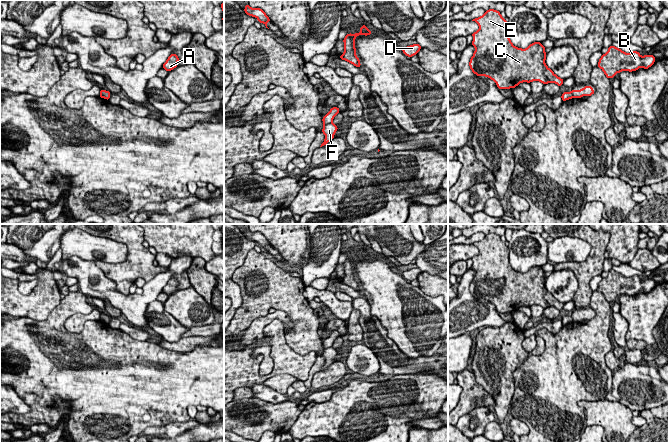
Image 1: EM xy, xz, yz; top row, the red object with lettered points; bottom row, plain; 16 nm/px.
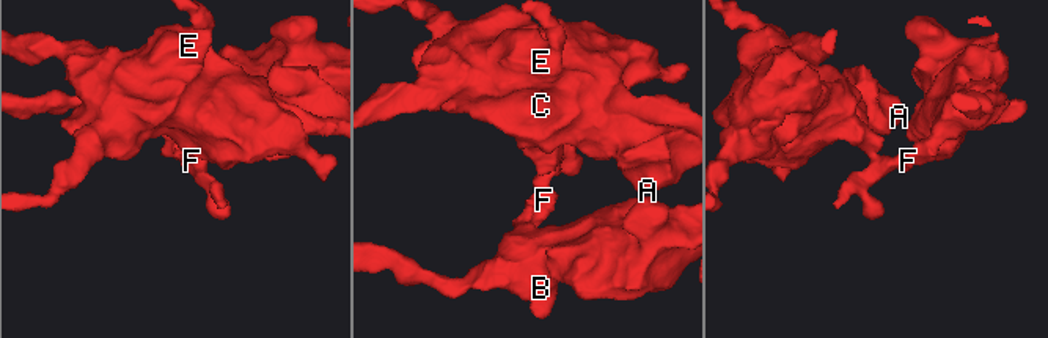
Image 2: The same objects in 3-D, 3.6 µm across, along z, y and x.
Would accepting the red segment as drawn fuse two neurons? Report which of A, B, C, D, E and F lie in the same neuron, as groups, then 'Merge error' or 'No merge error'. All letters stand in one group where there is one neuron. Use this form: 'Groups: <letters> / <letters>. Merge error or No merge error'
Groups: A C D E / B F. Merge error

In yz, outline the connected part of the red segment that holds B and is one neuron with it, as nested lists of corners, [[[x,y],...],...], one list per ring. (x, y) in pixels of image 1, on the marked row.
[[[610,46],[608,52],[599,59],[597,67],[601,68],[607,78],[613,78],[621,71],[636,71],[640,67],[648,69],[655,62],[653,55],[641,56],[638,51],[625,53],[621,49]]]

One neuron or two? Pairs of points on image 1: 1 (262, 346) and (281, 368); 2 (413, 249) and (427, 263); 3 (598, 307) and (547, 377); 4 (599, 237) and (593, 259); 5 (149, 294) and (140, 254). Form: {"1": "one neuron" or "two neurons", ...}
{"1": "two neurons", "2": "two neurons", "3": "one neuron", "4": "one neuron", "5": "two neurons"}

